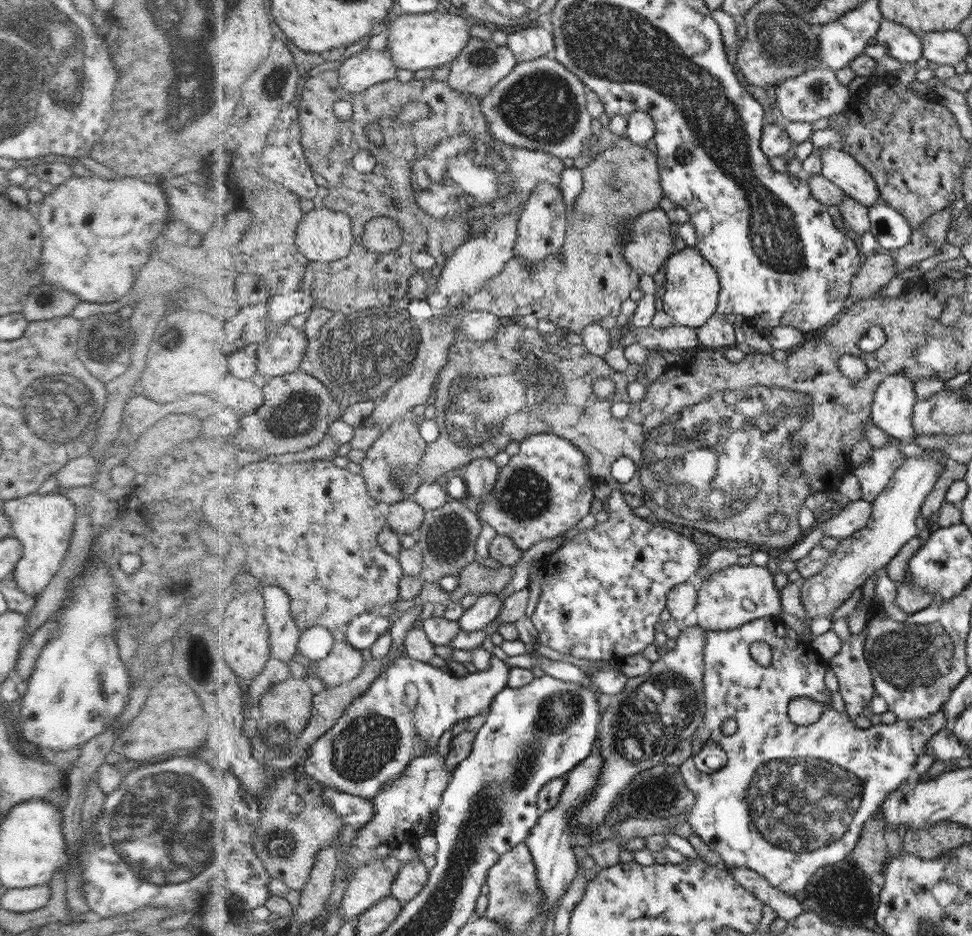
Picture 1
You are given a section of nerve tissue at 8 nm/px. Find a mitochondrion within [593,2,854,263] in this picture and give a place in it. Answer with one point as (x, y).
(785, 43)

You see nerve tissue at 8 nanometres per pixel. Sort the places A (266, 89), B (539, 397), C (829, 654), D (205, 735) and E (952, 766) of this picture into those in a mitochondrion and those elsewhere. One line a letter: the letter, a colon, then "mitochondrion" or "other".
A: mitochondrion
B: mitochondrion
C: other
D: other
E: other

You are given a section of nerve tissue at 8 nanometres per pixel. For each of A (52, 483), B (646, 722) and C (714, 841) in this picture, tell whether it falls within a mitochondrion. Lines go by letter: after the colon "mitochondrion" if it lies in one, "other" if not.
A: other
B: mitochondrion
C: other

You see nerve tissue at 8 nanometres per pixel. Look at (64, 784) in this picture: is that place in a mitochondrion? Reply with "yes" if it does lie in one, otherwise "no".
no

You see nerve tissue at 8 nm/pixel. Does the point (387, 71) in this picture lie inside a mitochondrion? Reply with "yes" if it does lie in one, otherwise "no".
no

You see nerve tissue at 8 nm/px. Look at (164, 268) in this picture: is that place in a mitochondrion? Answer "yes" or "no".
no

